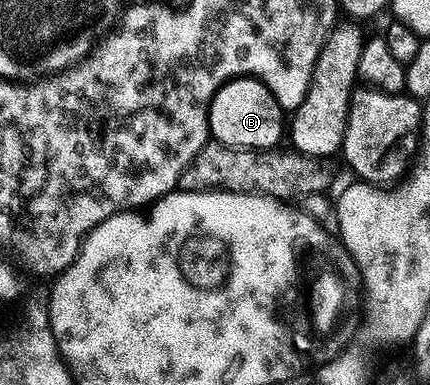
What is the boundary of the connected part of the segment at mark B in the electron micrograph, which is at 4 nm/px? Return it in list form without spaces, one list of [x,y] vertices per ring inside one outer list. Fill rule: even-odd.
[[[232,77],[221,84],[211,98],[211,106],[207,112],[207,125],[212,140],[225,143],[229,149],[271,149],[279,138],[285,135],[285,112],[275,99],[275,94],[260,79],[254,77]]]

